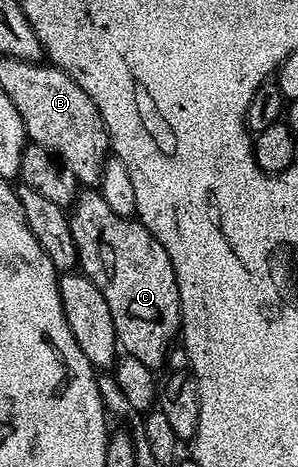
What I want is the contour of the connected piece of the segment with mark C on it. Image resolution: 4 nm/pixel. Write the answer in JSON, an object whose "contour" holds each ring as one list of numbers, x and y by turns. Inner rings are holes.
{"contour":[[93,188,82,189,76,195,68,216,80,273,86,274,95,288,103,292,103,300,107,300,107,308,111,308,111,320,115,320,118,347,125,354,135,356,135,360,143,360,143,364,154,368,164,366,181,329,179,284,167,248,163,248,163,244,159,244,159,240,155,240,153,233,136,217,124,218,111,212,101,193]]}

